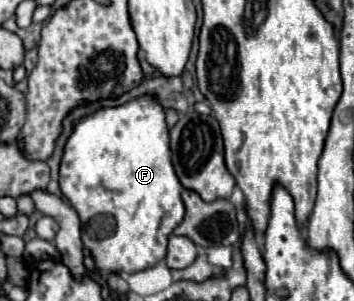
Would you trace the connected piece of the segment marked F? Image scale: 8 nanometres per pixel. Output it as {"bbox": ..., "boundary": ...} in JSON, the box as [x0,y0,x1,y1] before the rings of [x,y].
{"bbox":[60,96,184,274],"boundary":[[[146,96],[146,98],[134,100],[130,104],[124,104],[120,108],[98,110],[94,116],[82,118],[76,124],[76,128],[74,128],[72,136],[68,138],[66,148],[64,148],[64,156],[62,156],[62,164],[60,164],[60,188],[62,188],[62,194],[70,200],[72,208],[80,216],[82,244],[84,244],[84,248],[90,250],[90,254],[94,258],[94,264],[96,264],[96,270],[100,274],[112,274],[112,272],[136,274],[136,272],[142,272],[142,270],[152,268],[158,262],[162,262],[166,246],[168,246],[168,236],[174,232],[176,224],[180,224],[180,220],[184,218],[184,204],[182,204],[182,198],[180,198],[182,184],[178,182],[178,178],[174,174],[174,168],[172,168],[172,162],[170,162],[170,138],[168,138],[168,128],[166,128],[166,122],[164,122],[164,108],[158,104],[158,100]]]}

